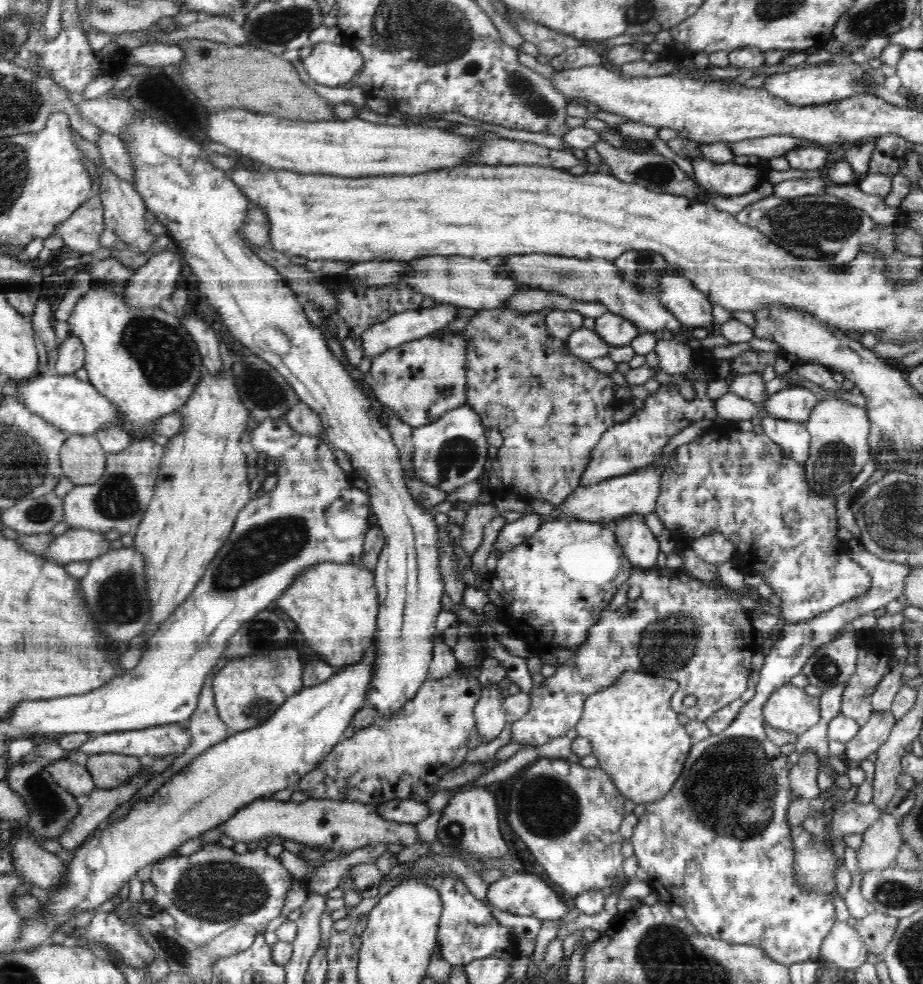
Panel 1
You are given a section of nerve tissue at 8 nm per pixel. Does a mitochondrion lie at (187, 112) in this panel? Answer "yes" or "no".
no

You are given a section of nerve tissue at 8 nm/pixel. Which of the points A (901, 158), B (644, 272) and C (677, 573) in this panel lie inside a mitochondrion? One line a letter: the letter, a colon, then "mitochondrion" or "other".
A: other
B: mitochondrion
C: other

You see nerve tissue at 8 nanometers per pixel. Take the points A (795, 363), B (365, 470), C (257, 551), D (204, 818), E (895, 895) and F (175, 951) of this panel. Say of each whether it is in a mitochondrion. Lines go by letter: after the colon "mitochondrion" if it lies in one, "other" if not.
A: other
B: other
C: mitochondrion
D: other
E: mitochondrion
F: mitochondrion

